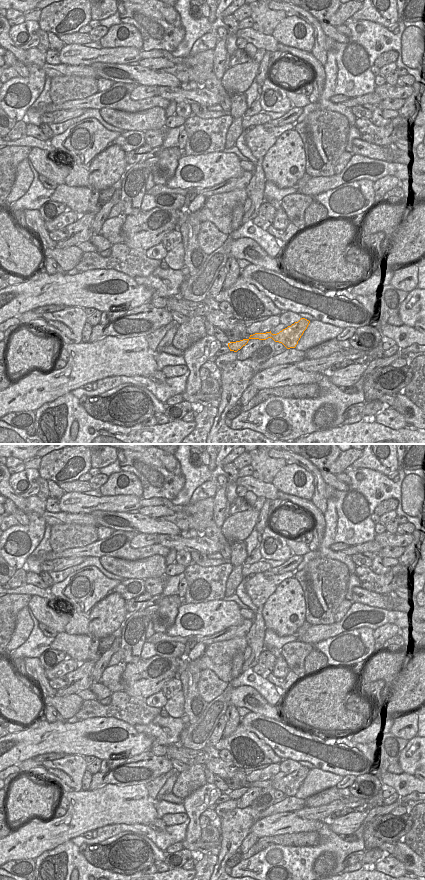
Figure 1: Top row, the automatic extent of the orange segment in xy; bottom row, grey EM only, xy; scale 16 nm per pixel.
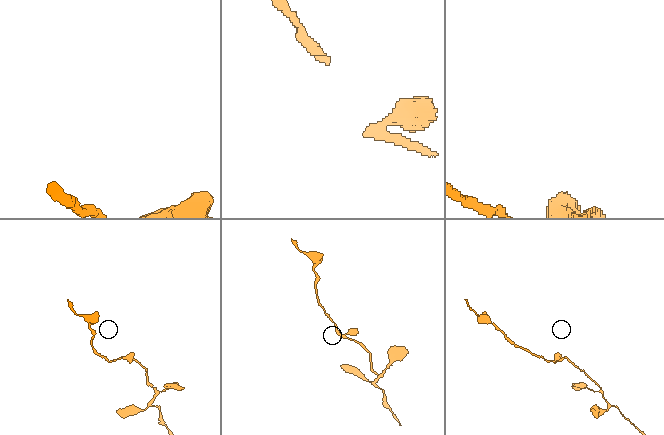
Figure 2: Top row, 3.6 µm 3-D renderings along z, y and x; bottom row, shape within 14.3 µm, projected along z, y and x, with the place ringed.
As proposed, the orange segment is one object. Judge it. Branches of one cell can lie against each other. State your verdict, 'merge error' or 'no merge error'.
merge error

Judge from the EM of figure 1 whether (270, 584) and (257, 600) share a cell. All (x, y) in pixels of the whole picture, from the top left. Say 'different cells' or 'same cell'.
same cell

